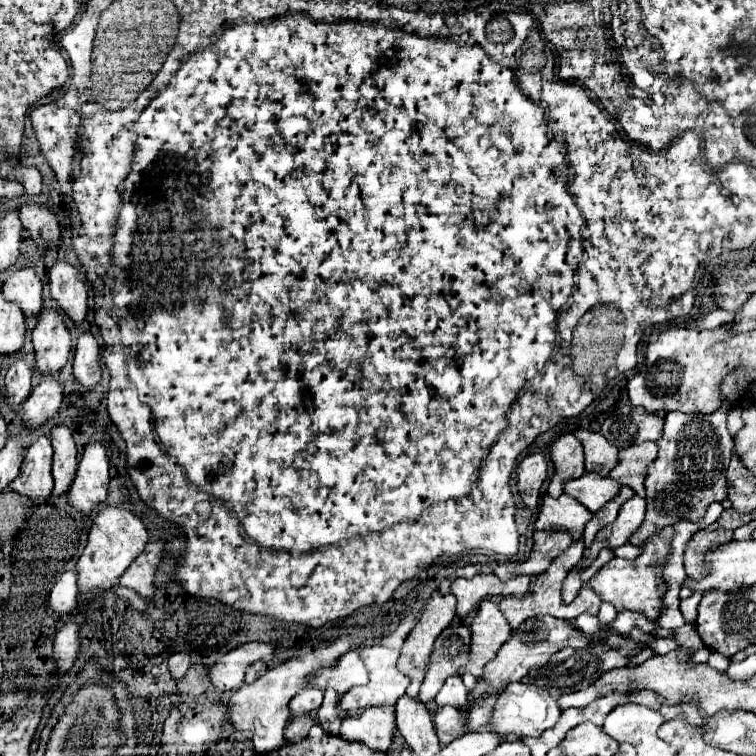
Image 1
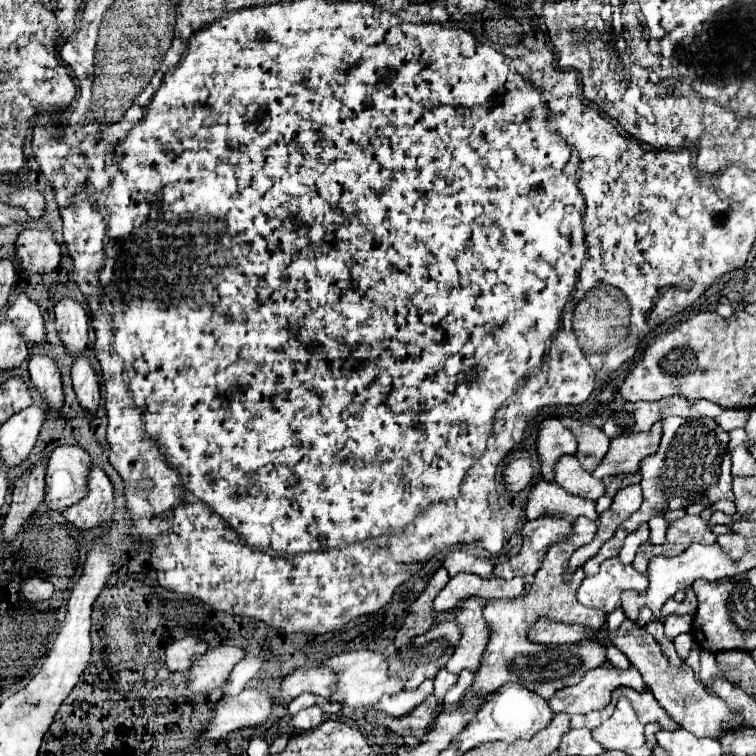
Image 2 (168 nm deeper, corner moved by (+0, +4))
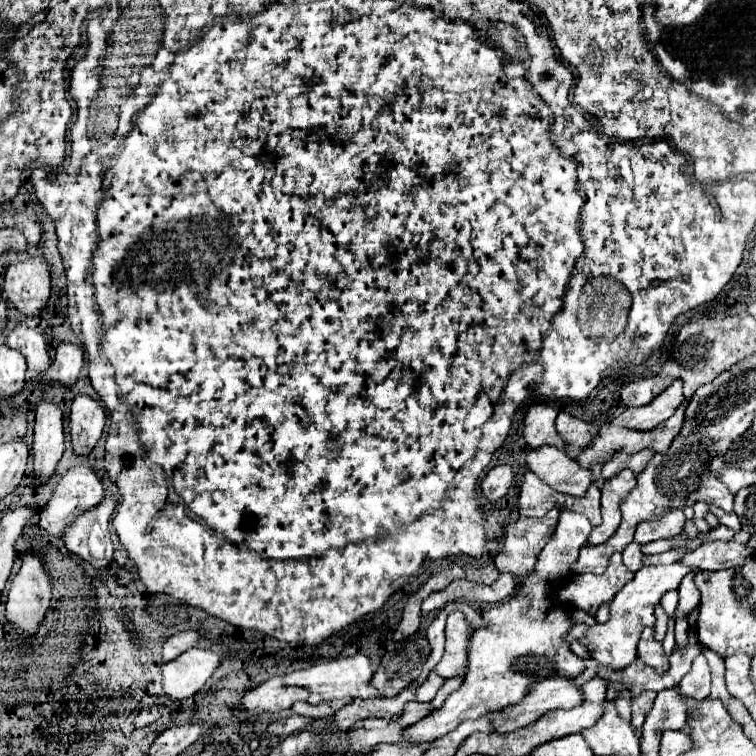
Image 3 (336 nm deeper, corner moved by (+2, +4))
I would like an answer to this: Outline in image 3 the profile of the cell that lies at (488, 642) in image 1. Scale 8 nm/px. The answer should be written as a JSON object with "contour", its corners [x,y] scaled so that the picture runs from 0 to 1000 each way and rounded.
{"contour":[[[602,808],[591,816],[589,832],[589,864],[586,872],[578,877],[575,888],[581,896],[599,896],[618,880],[618,856],[620,856],[620,837],[615,813]]]}

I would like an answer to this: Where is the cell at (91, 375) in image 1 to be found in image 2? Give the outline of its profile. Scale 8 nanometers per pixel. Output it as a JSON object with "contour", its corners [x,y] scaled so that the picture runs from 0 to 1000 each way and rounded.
{"contour":[[[107,467],[97,475],[97,485],[94,485],[94,499],[97,499],[97,515],[99,522],[104,528],[104,533],[118,541],[120,546],[128,544],[134,522],[131,522],[131,499],[126,493],[126,488],[120,485],[118,475]]]}

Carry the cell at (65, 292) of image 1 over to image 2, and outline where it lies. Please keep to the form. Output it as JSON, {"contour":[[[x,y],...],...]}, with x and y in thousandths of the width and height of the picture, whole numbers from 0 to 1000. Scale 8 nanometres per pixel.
{"contour":[[[81,393],[78,398],[73,398],[73,430],[81,451],[97,472],[99,467],[107,467],[112,462],[118,419],[104,398],[94,393]]]}

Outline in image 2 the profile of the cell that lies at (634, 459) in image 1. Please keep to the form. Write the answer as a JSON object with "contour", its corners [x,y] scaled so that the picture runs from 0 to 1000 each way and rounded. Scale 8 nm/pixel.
{"contour":[[[874,557],[861,565],[856,573],[840,575],[819,575],[808,581],[808,594],[803,604],[795,610],[792,620],[787,620],[784,631],[798,634],[806,628],[837,628],[845,623],[845,610],[872,594],[874,578]]]}

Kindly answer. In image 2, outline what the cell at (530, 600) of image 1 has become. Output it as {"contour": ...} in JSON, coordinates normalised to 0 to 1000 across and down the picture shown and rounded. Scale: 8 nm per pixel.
{"contour":[[[766,684],[766,689],[758,692],[758,700],[761,705],[755,716],[745,721],[731,721],[726,726],[724,737],[716,745],[716,753],[708,758],[700,784],[684,792],[647,795],[642,800],[639,813],[644,816],[649,827],[649,848],[647,848],[644,864],[639,866],[639,880],[628,890],[628,901],[618,919],[623,917],[644,919],[660,911],[660,906],[684,901],[689,906],[697,906],[702,914],[713,917],[716,922],[729,925],[739,911],[766,903],[779,885],[795,882],[803,874],[800,856],[787,848],[771,848],[766,853],[705,853],[697,848],[697,832],[702,829],[702,821],[708,821],[708,816],[716,816],[716,813],[721,813],[729,821],[774,827],[782,832],[782,837],[792,833],[802,819],[799,808],[774,803],[763,795],[763,776],[774,763],[771,753],[763,753],[755,761],[750,758],[753,737],[787,710],[790,694],[784,689],[776,689],[774,684]]]}

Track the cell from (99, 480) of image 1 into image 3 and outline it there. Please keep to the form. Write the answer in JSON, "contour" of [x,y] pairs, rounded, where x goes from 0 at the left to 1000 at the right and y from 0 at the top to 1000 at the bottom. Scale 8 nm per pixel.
{"contour":[[[139,655],[139,663],[128,673],[118,673],[118,679],[102,684],[83,708],[86,724],[126,753],[139,753],[149,739],[144,689],[152,668],[152,657]]]}

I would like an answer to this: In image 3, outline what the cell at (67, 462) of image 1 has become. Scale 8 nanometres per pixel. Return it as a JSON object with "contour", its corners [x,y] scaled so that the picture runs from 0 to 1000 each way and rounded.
{"contour":[[[97,618],[91,623],[86,623],[73,644],[73,652],[67,657],[67,663],[54,673],[54,689],[52,694],[70,710],[81,710],[86,705],[86,700],[112,676],[128,671],[139,657],[139,647],[131,636],[131,631],[115,620],[115,618]]]}

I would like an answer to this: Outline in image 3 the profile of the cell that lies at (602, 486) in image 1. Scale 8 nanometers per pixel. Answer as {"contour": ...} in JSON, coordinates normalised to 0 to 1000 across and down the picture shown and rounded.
{"contour":[[[718,589],[697,597],[697,618],[734,649],[758,657],[774,657],[776,644],[782,642],[779,623],[737,591]]]}

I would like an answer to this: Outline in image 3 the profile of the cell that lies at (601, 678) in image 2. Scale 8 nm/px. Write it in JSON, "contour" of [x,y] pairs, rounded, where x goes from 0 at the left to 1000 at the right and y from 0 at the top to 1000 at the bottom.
{"contour":[[[724,896],[700,906],[689,930],[673,933],[663,940],[649,940],[642,948],[652,954],[660,970],[673,970],[710,954],[716,946],[731,938],[758,938],[769,933],[769,914],[753,898]]]}

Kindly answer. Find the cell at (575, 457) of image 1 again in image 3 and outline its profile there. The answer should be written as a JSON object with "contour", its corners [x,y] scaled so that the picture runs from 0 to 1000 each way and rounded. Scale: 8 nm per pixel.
{"contour":[[[702,536],[694,557],[692,557],[692,578],[702,594],[713,594],[716,589],[731,589],[745,591],[745,581],[734,570],[734,552],[737,541],[726,536]]]}

